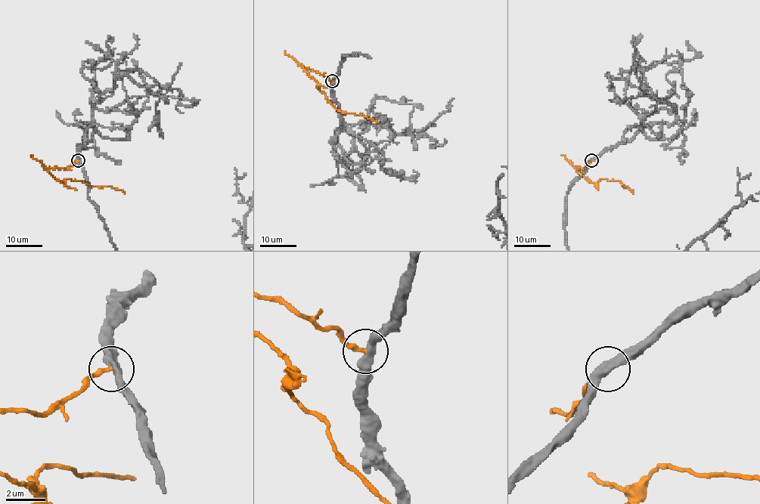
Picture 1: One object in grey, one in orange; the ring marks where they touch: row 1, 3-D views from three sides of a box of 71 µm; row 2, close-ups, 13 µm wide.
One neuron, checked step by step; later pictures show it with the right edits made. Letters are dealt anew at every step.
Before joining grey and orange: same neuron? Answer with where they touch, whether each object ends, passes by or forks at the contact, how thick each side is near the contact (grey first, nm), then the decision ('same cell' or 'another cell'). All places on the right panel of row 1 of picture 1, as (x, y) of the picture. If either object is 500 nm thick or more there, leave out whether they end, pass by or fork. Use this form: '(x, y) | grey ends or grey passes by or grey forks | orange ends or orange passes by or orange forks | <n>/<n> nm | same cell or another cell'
(591, 160) | grey passes by | orange ends | 440/240 nm | another cell

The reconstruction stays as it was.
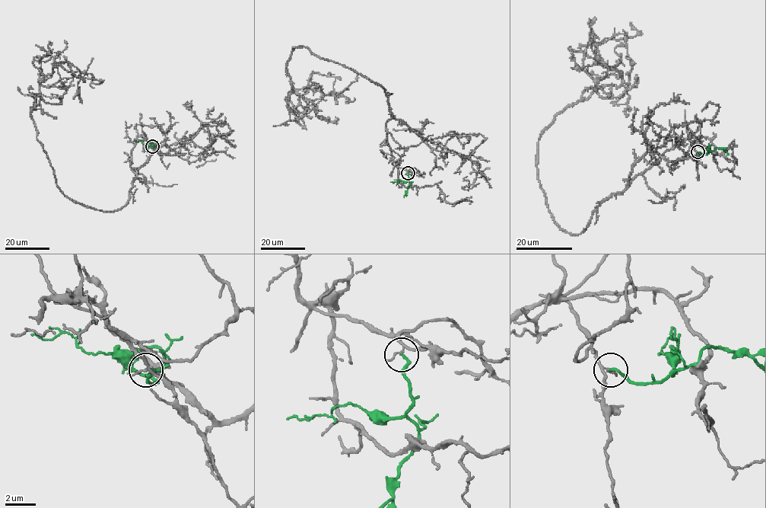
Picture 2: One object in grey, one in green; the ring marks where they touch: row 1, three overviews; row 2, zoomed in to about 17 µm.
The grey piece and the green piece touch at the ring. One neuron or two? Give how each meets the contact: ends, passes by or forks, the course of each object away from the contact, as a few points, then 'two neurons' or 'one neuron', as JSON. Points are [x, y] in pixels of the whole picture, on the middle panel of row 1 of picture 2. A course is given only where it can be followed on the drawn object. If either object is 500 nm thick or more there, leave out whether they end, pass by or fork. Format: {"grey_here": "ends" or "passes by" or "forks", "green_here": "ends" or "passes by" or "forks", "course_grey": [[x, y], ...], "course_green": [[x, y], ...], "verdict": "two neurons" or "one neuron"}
{"grey_here": "passes by", "green_here": "ends", "course_grey": [[408, 173], [392, 164], [386, 90], [293, 47], [288, 107], [294, 113], [314, 73], [335, 77], [336, 104]], "course_green": [[408, 173], [410, 185], [404, 197]], "verdict": "two neurons"}

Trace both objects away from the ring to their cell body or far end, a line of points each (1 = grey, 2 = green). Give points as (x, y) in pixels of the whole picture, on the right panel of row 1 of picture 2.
1: (697, 151), (679, 140), (567, 233), (538, 177), (539, 135), (622, 82), (570, 49), (610, 95)
2: (697, 151), (704, 154), (716, 148), (723, 148), (728, 154)

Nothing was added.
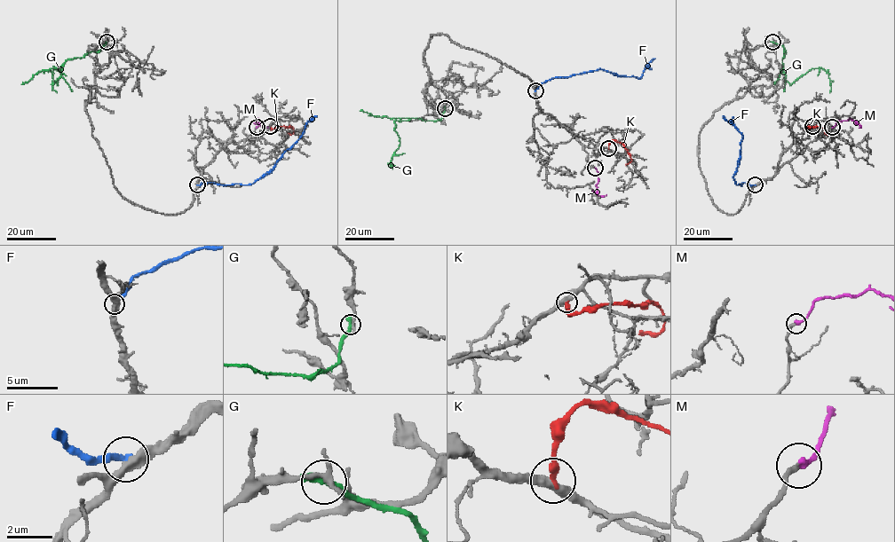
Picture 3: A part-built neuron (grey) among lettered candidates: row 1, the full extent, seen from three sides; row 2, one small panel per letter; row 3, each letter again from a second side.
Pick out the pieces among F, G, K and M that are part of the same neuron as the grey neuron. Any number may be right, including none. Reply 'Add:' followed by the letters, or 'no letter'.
Add: M

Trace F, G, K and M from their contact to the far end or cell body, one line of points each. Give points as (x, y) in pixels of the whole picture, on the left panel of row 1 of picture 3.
F: (196, 185), (213, 182), (230, 185), (254, 184), (273, 168), (301, 135), (306, 123), (316, 116)
G: (106, 42), (98, 51), (67, 58), (57, 83), (61, 69), (53, 68), (51, 89), (56, 92)
K: (270, 126), (290, 126), (293, 132), (287, 134)
M: (257, 127), (258, 119), (261, 125), (267, 128)

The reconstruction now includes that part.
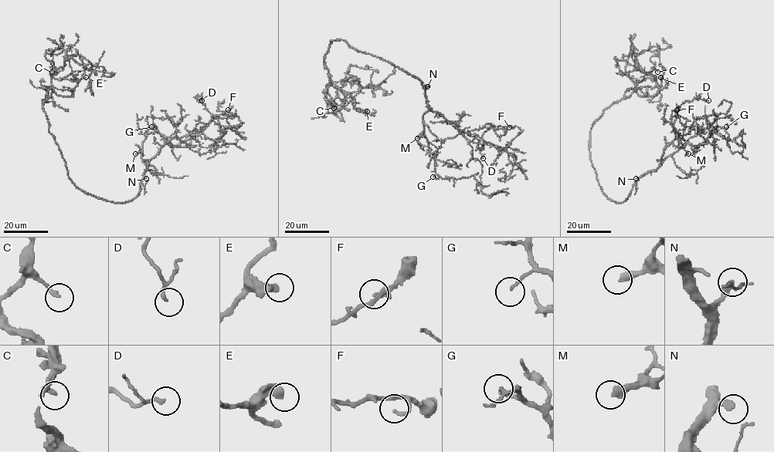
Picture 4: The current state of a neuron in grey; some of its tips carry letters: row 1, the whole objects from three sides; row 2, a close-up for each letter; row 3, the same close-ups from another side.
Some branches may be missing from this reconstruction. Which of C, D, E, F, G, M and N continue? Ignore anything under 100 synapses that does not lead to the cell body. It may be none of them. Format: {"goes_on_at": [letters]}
{"goes_on_at": ["N"]}

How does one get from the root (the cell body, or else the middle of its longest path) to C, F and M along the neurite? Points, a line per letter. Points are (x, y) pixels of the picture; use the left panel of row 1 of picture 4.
C: (89, 194), (69, 177), (59, 145), (49, 130), (43, 109), (48, 90), (43, 86), (51, 85), (52, 72)
F: (89, 194), (114, 202), (133, 200), (149, 161), (167, 143), (199, 135), (213, 115), (228, 109)
M: (89, 194), (114, 202), (133, 200), (140, 190), (140, 181), (147, 169), (141, 156), (142, 149), (135, 153)

